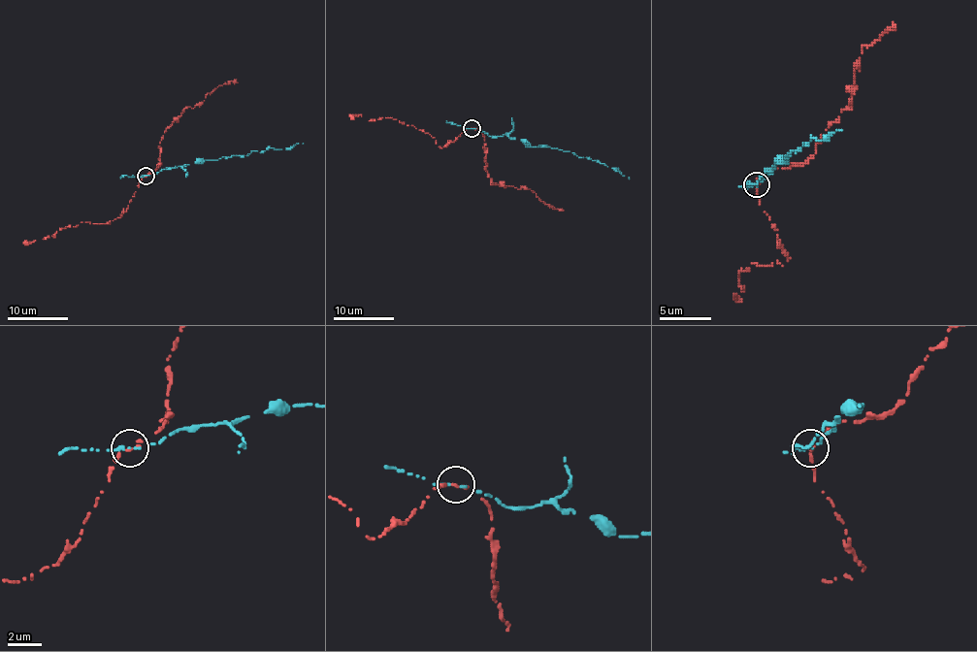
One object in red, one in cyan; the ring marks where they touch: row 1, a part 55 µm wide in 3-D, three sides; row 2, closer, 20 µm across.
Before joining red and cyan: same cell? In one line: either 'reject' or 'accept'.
reject

